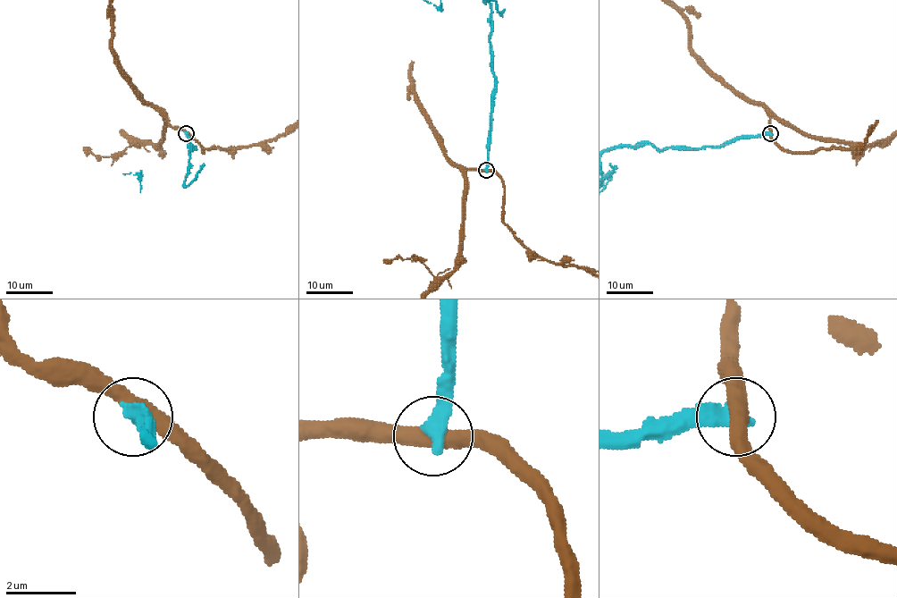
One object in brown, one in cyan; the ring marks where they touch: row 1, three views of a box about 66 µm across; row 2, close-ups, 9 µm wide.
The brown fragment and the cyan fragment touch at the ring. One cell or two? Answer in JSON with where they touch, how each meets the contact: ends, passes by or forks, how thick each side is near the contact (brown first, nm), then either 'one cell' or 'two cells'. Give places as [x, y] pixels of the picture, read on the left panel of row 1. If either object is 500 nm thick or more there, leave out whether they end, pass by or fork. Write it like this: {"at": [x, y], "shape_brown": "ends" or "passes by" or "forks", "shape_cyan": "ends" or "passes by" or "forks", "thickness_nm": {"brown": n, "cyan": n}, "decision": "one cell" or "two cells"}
{"at": [186, 133], "shape_brown": "passes by", "shape_cyan": "ends", "thickness_nm": {"brown": 440, "cyan": 440}, "decision": "two cells"}

